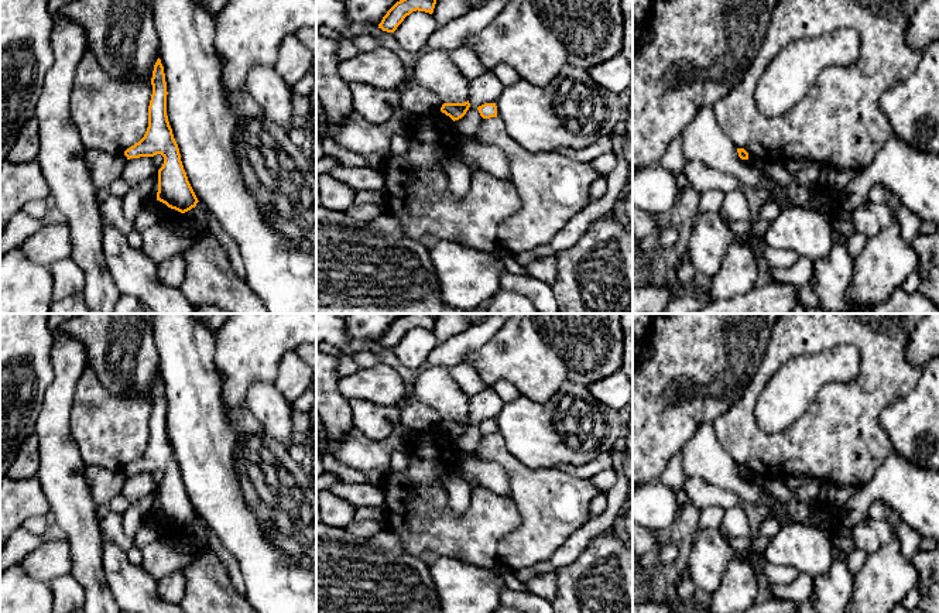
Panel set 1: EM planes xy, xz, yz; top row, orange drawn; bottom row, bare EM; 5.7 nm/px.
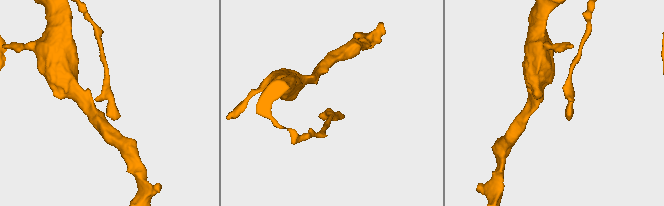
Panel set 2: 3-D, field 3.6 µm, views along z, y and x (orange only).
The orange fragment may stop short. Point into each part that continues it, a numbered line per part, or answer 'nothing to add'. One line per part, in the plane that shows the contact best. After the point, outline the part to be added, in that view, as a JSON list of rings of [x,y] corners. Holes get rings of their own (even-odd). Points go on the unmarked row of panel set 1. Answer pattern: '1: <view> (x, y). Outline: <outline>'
nothing to add

